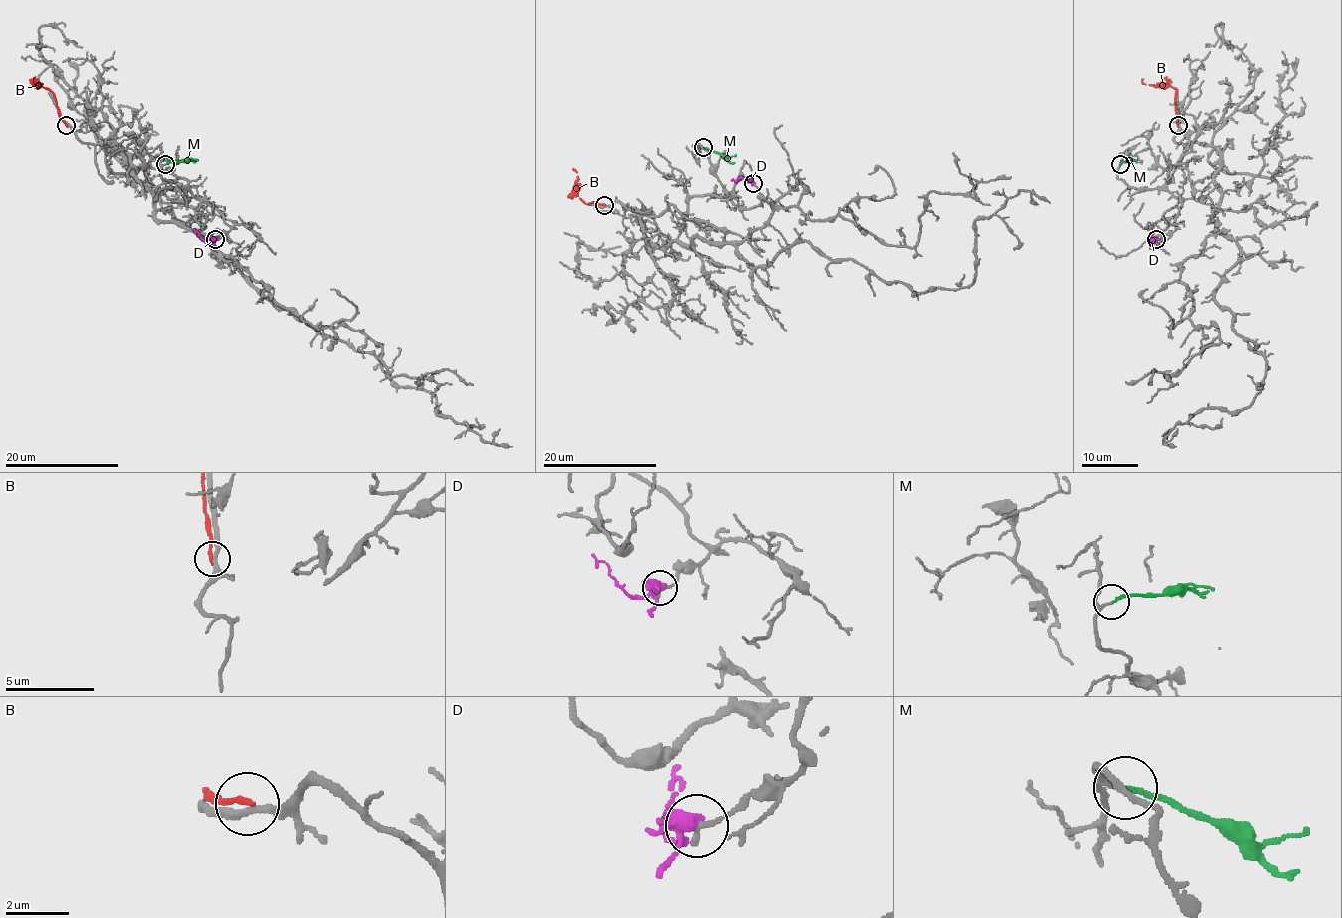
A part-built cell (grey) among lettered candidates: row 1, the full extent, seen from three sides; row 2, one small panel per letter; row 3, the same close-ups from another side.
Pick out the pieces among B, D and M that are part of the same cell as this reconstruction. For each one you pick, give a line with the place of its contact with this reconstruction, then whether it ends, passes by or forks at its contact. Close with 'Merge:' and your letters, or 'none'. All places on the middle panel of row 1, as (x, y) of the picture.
M: (703, 147) | it ends
Merge: M

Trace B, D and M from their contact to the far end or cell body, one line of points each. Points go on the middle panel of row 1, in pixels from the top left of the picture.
B: (604, 204), (585, 203), (578, 196), (577, 172), (573, 169)
D: (752, 183), (741, 177), (731, 179)
M: (703, 148), (734, 162)

